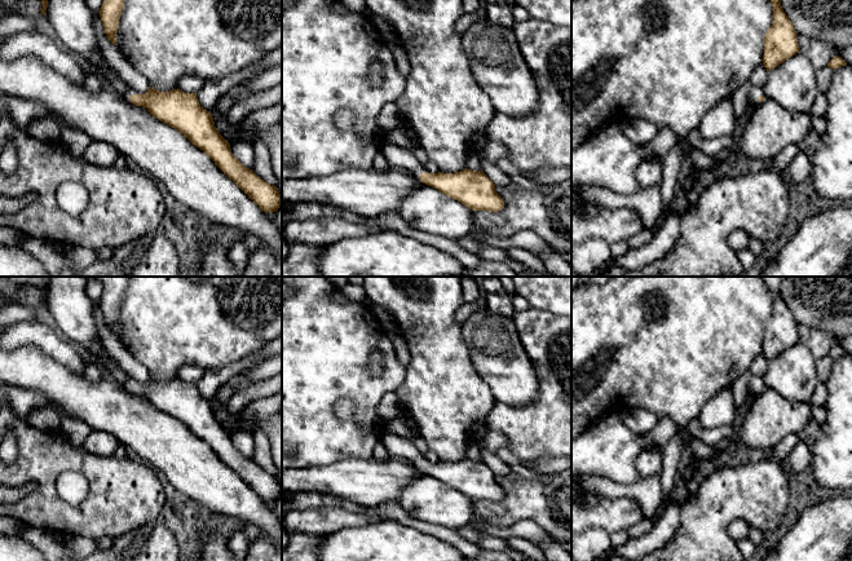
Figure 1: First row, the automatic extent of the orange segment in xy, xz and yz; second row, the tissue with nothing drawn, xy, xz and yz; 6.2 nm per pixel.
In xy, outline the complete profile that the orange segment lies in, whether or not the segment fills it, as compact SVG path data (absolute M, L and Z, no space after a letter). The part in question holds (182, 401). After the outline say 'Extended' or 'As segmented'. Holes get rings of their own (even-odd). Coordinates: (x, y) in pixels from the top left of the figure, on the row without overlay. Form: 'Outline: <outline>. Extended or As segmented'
Outline: M149 375L145 384L132 384L129 388L203 439L265 503L278 500L281 483L277 476L261 469L233 445L230 433L215 416L211 401L200 396L197 383L185 383L178 377L160 381Z. As segmented

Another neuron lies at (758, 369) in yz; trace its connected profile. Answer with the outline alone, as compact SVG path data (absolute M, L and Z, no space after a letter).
M759 354L751 367L750 367L750 371L752 374L752 377L758 377L759 380L764 376L765 371L767 371L767 365L768 365L768 361L767 358L764 357L764 354Z

